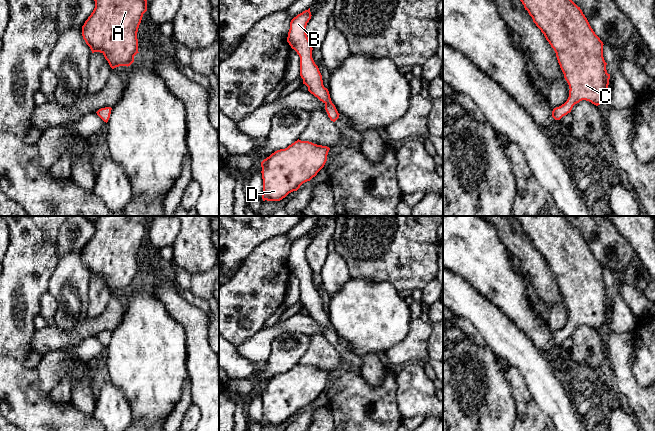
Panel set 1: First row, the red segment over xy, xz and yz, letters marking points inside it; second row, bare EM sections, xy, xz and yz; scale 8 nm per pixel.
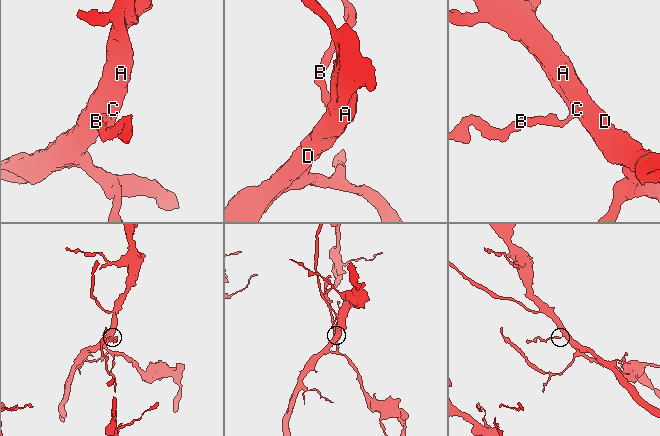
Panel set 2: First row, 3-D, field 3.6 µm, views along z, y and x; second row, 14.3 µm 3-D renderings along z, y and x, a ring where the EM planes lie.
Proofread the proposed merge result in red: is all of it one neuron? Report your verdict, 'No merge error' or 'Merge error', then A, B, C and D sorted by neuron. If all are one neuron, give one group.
No merge error. Groups: A B C D

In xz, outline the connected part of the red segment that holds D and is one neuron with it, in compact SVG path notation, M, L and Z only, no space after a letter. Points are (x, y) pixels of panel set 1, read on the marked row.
M297 140L261 162L263 201L280 201L324 167L330 148Z

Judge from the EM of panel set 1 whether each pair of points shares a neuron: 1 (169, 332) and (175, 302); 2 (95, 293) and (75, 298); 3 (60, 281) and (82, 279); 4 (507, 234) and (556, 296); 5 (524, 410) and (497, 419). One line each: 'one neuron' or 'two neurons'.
1: two neurons
2: two neurons
3: one neuron
4: one neuron
5: two neurons

